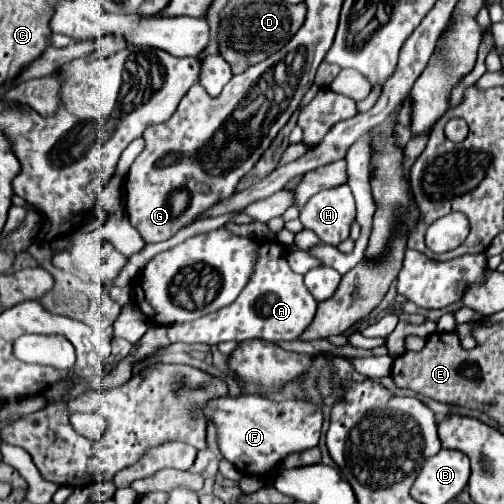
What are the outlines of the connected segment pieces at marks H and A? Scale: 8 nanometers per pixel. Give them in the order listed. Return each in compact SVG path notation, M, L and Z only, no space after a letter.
M338 185L338 189L316 193L308 205L300 209L302 225L312 229L324 243L334 247L348 239L354 219L356 203L348 185Z
M270 241L260 243L256 269L250 277L250 283L244 287L244 291L232 305L190 323L174 323L168 327L168 337L172 343L182 341L206 345L218 345L222 341L246 341L252 337L274 343L300 341L300 335L308 329L316 309L318 303L314 301L314 297L310 297L302 275L294 273L286 265L286 249L282 247L282 243Z

